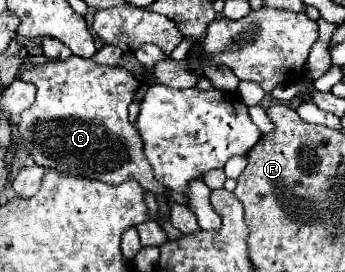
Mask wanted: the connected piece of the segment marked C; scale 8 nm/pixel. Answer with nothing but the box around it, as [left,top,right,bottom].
[18,55,200,235]

